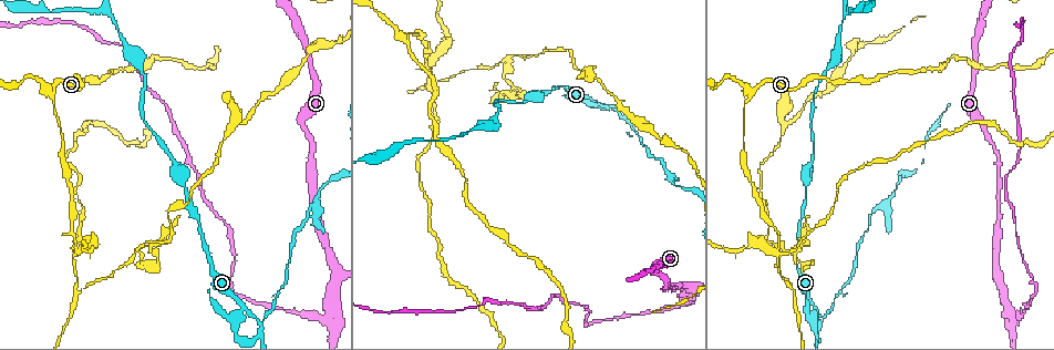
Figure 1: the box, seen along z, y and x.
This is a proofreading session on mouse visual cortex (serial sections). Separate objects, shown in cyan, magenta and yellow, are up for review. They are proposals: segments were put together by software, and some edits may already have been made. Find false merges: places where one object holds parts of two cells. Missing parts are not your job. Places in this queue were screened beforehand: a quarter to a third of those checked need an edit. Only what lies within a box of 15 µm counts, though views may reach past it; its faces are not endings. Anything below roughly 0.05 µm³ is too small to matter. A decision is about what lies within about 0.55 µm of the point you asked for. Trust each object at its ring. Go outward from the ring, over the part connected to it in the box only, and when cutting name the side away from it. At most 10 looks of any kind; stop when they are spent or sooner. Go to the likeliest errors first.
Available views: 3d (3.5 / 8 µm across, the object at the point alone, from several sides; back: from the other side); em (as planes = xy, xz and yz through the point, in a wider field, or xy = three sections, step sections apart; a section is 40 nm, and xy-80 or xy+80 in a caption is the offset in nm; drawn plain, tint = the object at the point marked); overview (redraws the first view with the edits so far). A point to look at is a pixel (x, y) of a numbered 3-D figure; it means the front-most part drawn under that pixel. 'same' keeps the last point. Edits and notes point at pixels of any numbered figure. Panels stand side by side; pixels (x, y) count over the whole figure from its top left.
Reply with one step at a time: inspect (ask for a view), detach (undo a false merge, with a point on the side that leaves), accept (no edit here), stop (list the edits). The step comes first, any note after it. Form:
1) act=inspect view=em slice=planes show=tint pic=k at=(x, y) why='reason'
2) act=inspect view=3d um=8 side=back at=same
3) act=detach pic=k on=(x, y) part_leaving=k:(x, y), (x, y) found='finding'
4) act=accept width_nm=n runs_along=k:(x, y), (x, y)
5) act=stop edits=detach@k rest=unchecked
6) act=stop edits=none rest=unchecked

act=inspect view=3d um=8 pic=1 at=(262, 319) why='abrupt turn'

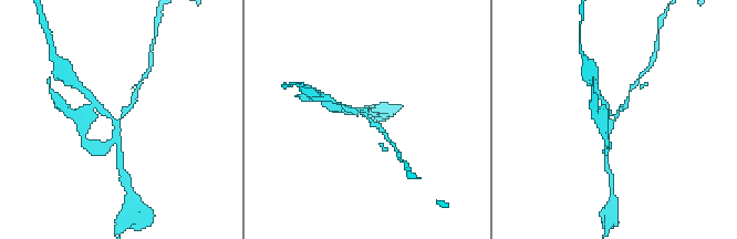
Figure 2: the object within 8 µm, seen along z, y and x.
act=inspect view=em slice=planes show=tint pic=2 at=(119, 121) why='shape alone is not enough'

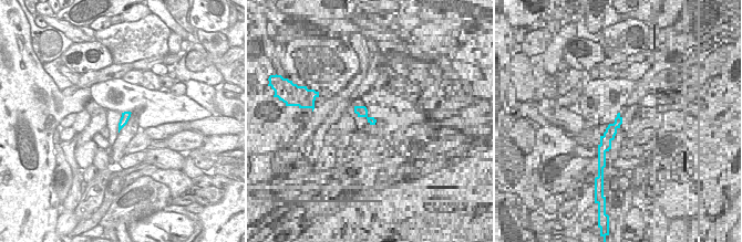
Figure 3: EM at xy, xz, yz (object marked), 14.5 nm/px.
act=detach pic=2 on=(80, 116) arm_widths_nm=150,150,200 part_leaving=2:(118, 122), (135, 100), (137, 86) found='two cells meet here'

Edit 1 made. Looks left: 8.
act=inspect view=overview why='see it whole again'

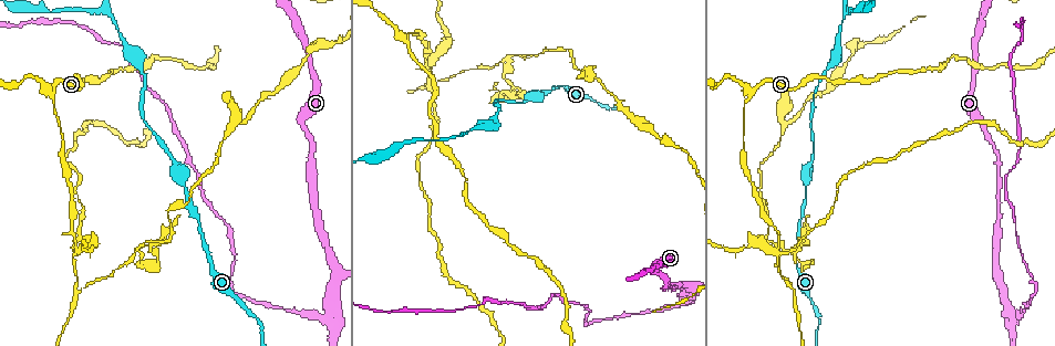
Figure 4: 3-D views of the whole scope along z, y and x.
act=inspect view=3d um=8 pic=4 at=(845, 11)

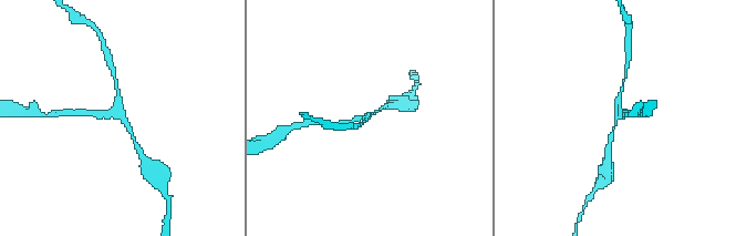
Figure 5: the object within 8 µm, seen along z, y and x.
act=inspect view=em slice=xy step=3 show=tint pic=5 at=(616, 117) why='now the EM'

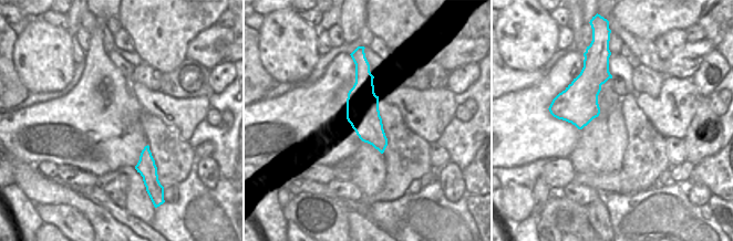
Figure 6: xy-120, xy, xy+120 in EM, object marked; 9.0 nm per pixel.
act=accept runs_along=5:(135, 142), (124, 116), (92, 112) found='all the same cell'

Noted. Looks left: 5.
act=inspect view=3d um=3.5 pic=4 at=(53, 91) why='three arms meet'

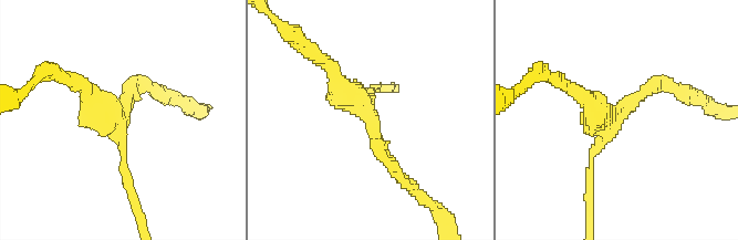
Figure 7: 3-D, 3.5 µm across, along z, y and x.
act=accept runs_along=7:(147, 86), (120, 114), (130, 185) found='one cell here'

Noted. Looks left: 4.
act=inspect view=em slice=xy step=1 show=tint pic=4 at=(774, 251) why='narrows sharply'

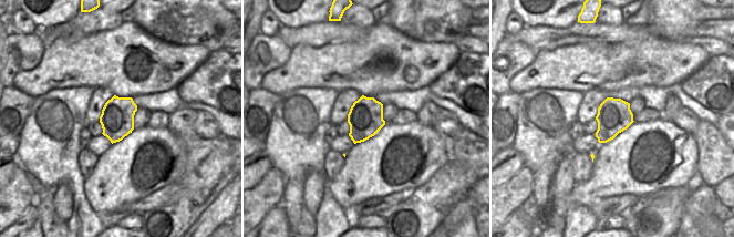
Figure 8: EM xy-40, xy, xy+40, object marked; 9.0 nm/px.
act=inspect view=3d um=3.5 at=same

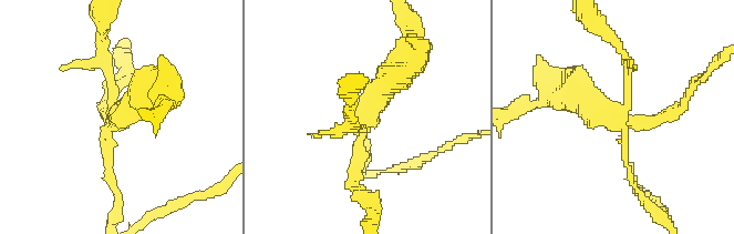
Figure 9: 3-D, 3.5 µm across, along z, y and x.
act=detach pic=9 on=(124, 120) width_nm=320 found='two cells meet here'

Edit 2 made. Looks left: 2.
act=stop edits=detach@2,detach@9 rest=unchecked

